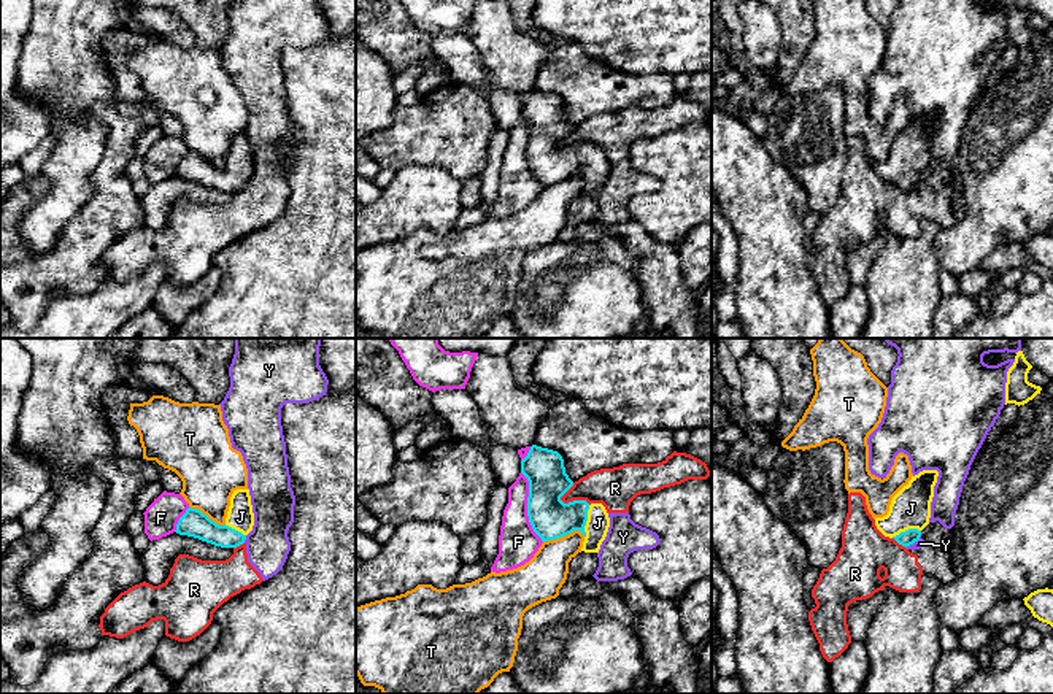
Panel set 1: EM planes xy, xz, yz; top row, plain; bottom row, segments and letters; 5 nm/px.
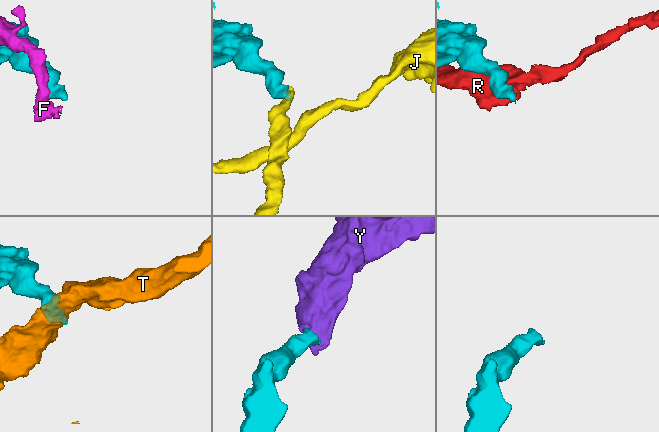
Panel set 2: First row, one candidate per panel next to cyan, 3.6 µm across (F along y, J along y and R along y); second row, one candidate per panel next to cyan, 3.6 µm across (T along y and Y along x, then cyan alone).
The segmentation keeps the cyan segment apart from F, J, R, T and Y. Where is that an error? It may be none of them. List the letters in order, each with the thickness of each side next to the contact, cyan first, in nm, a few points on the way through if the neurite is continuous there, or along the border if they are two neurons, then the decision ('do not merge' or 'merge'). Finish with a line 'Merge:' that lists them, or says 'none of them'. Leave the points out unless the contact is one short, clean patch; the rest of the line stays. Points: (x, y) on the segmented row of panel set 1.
F: 200/200 nm | do not merge
J: 200/120 nm | across xz (550, 518), (586, 520), (597, 523) | merge
R: 200/220 nm | do not merge
T: 200/220 nm | along xz (585, 535), (572, 531), (543, 542) | do not merge
Y: 130/220 nm | along xy (246, 535), (243, 542) | do not merge
Merge: J

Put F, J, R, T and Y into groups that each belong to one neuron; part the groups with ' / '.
F / J / R Y / T

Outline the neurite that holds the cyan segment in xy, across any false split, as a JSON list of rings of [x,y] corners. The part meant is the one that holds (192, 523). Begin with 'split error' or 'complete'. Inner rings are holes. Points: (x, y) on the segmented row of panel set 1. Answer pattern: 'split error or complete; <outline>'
split error; [[[237,489],[230,497],[226,524],[219,526],[197,508],[187,508],[176,524],[176,534],[199,538],[221,548],[237,548],[253,530],[254,513],[249,489]]]

